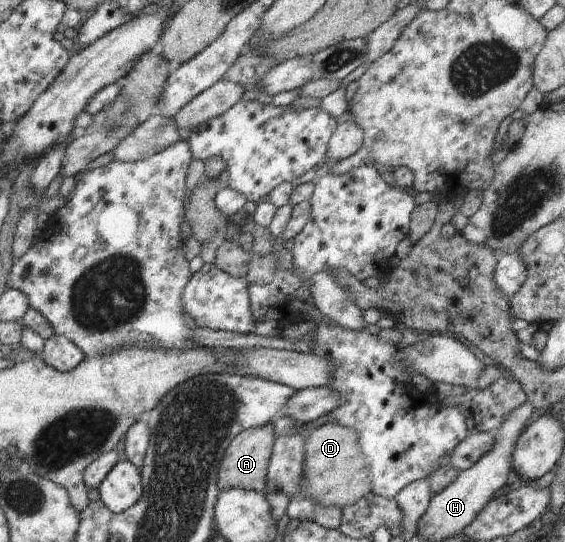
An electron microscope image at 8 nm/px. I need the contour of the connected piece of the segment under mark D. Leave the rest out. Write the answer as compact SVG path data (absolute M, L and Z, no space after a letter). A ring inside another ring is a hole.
M327 421L317 427L305 439L303 489L309 498L325 506L344 506L355 504L371 492L371 475L369 474L365 453L359 444L356 430L339 423Z

